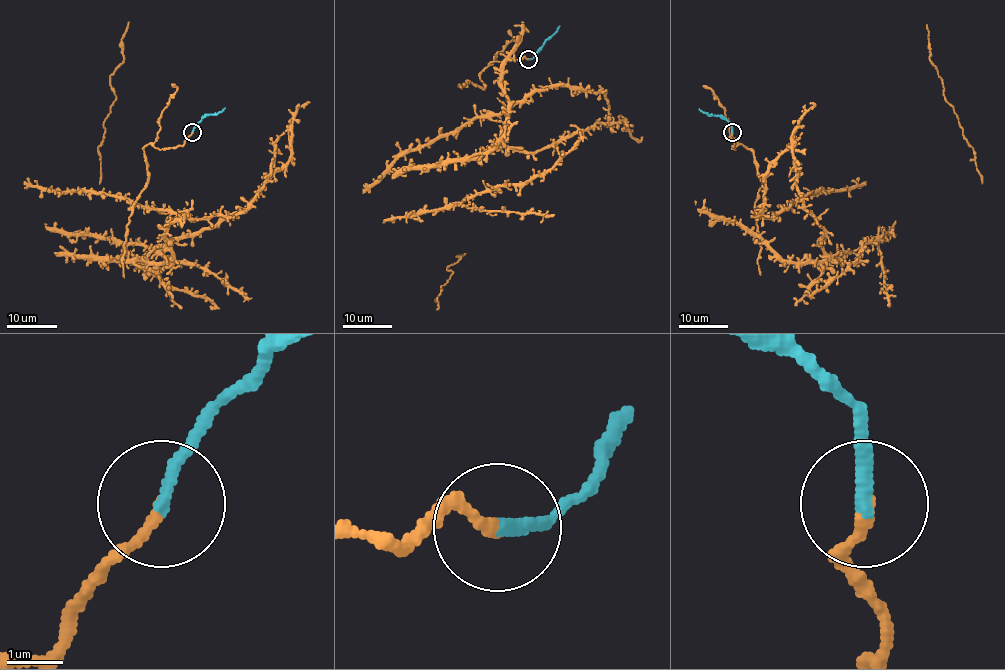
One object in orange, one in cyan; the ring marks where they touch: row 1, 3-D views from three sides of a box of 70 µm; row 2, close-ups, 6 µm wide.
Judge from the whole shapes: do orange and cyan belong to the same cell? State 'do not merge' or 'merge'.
merge

